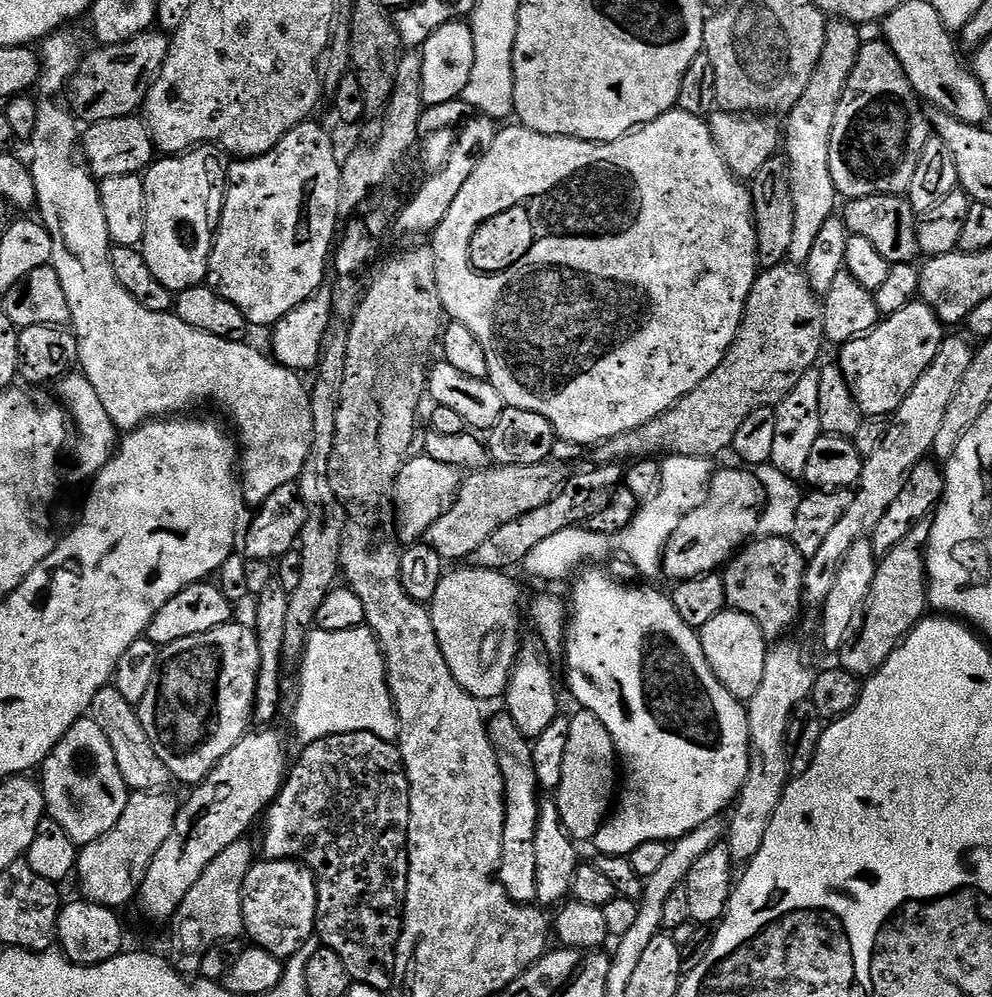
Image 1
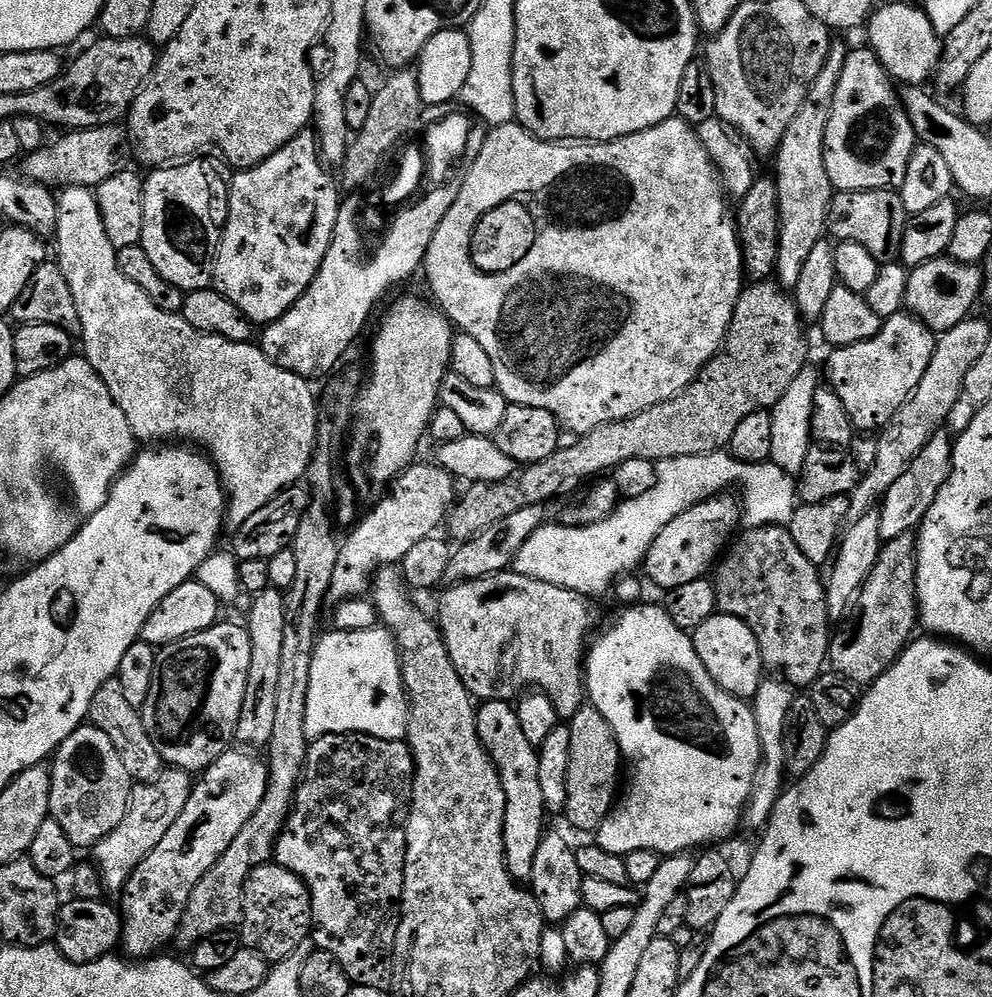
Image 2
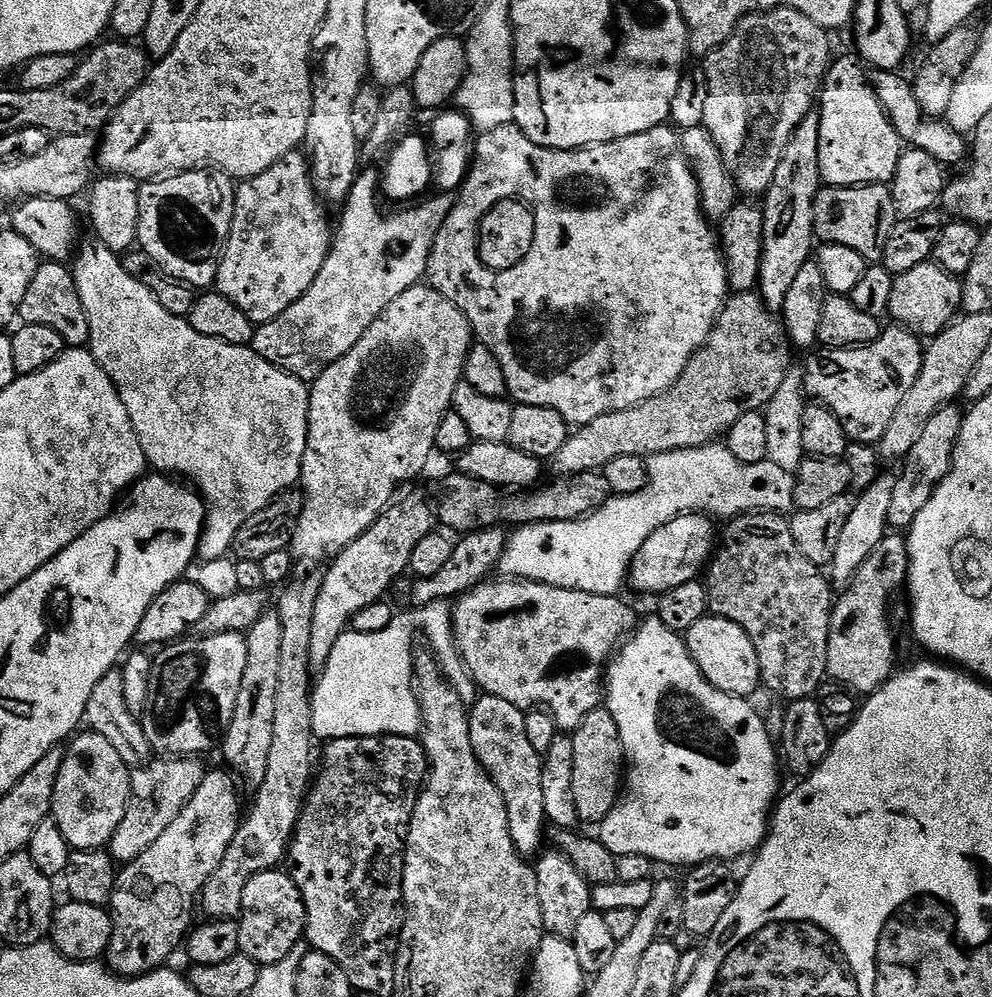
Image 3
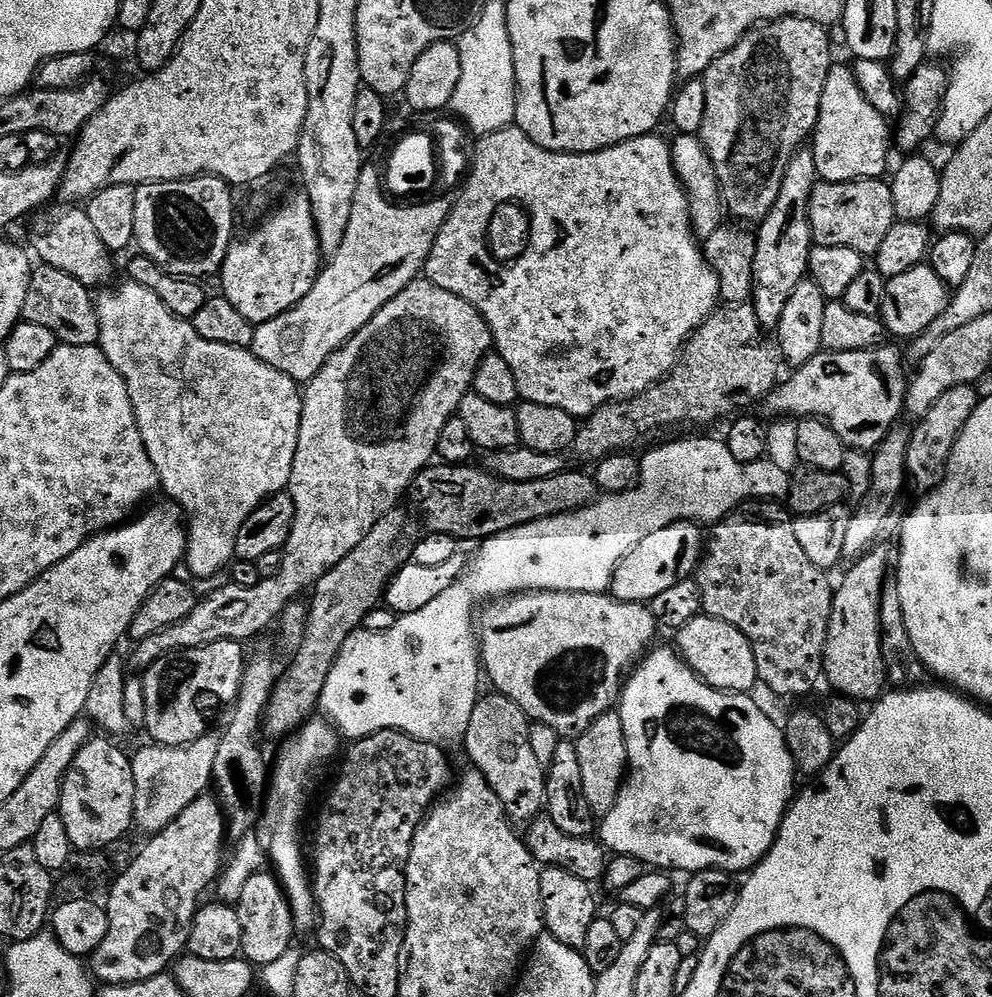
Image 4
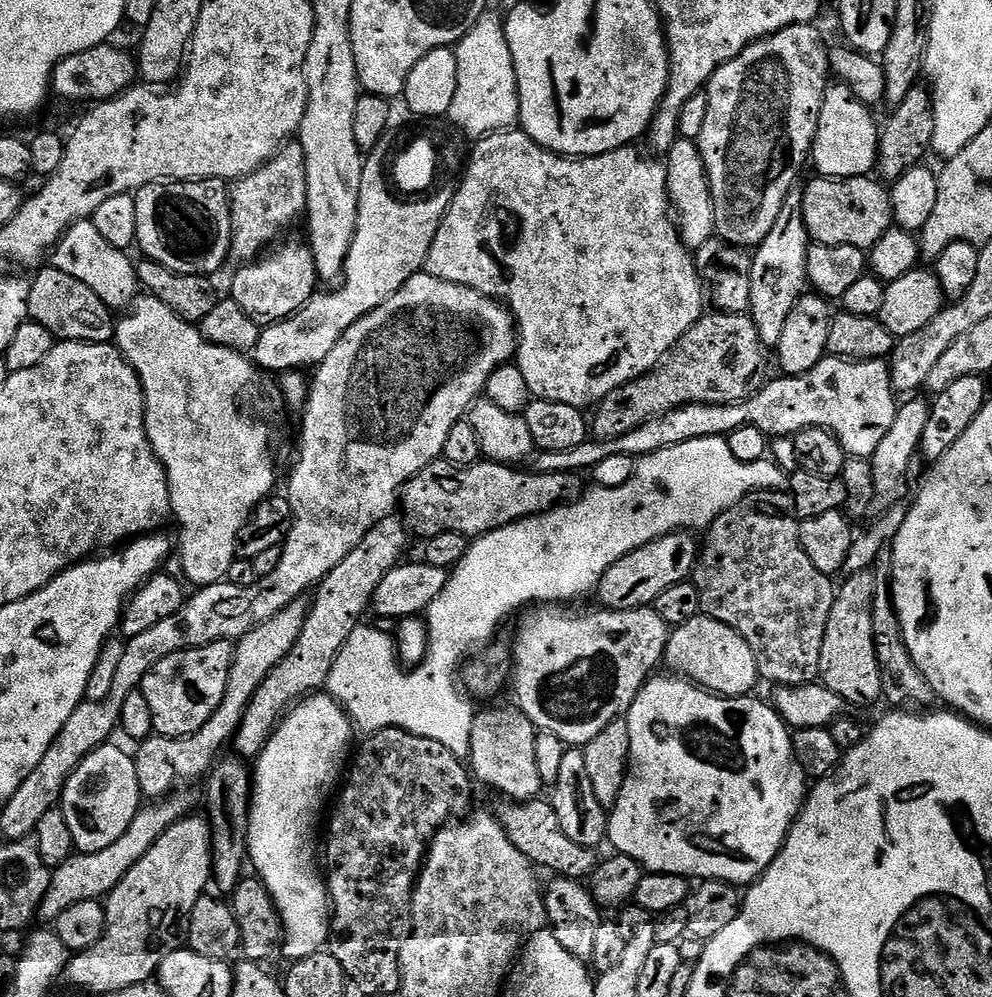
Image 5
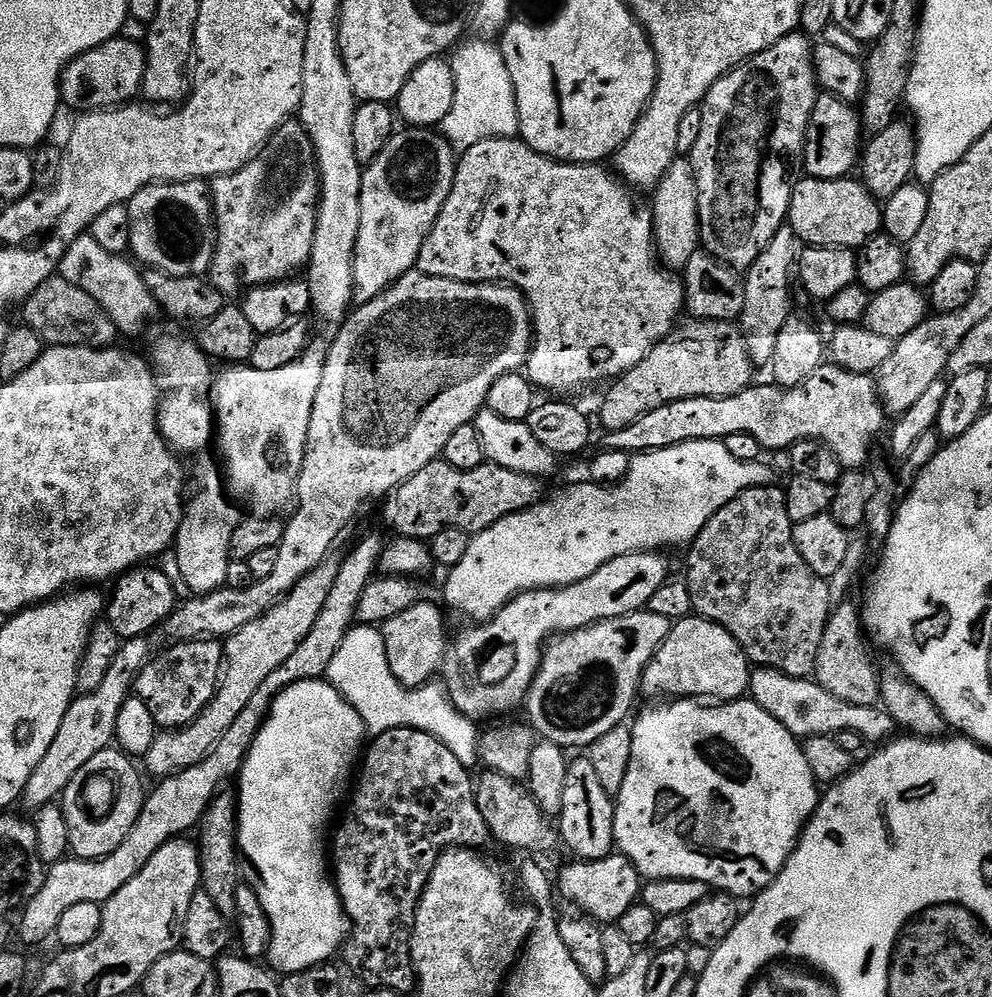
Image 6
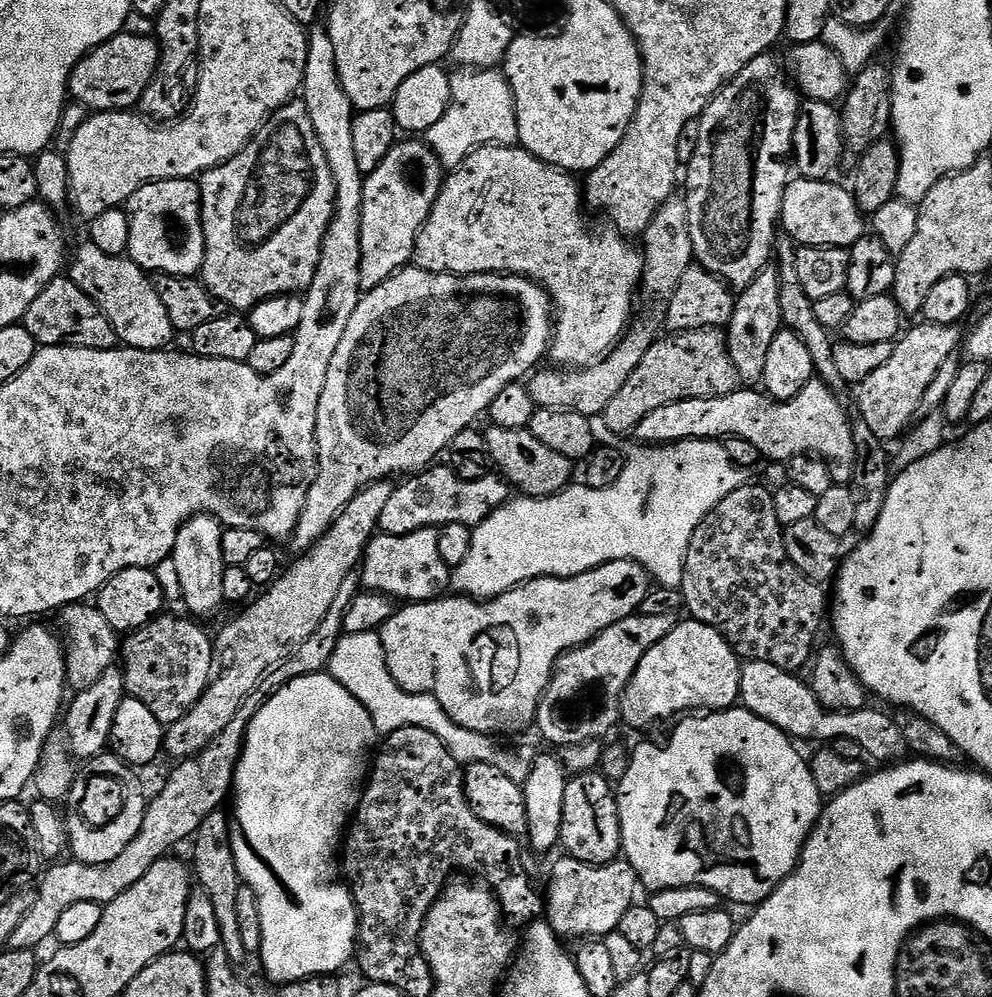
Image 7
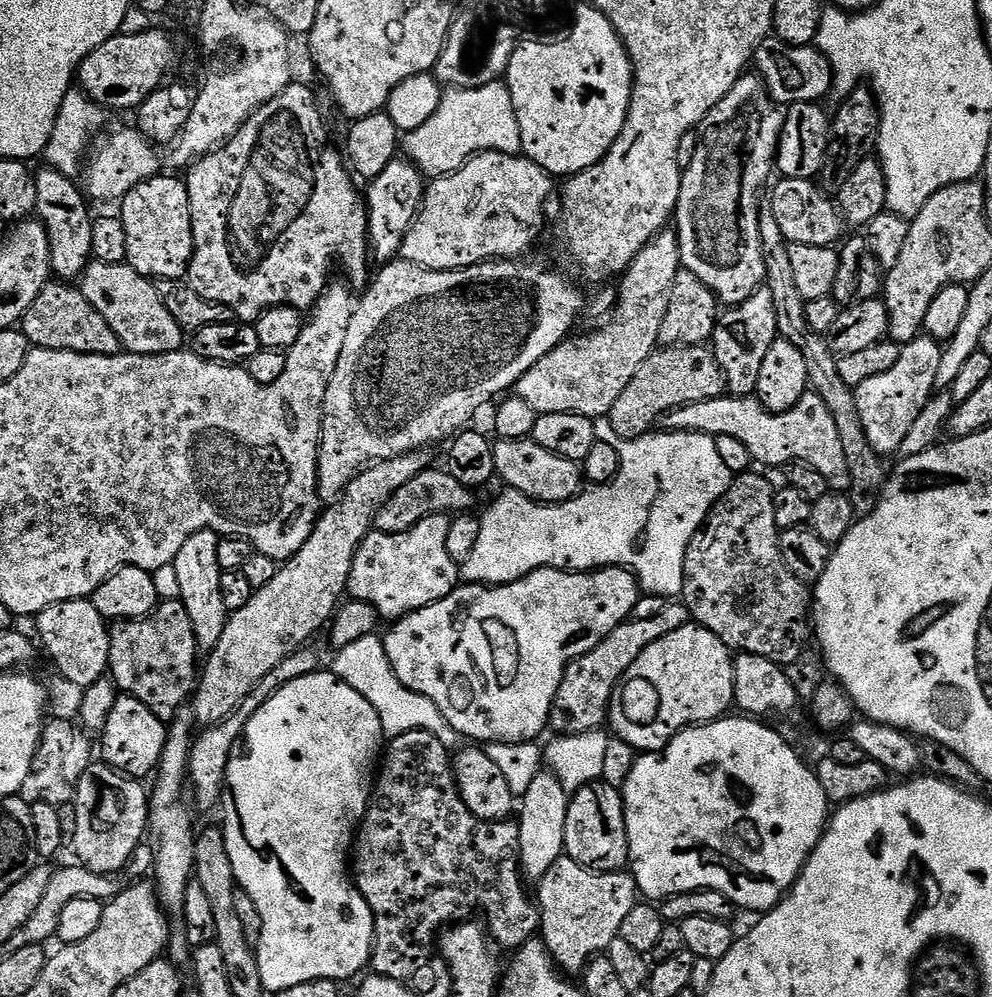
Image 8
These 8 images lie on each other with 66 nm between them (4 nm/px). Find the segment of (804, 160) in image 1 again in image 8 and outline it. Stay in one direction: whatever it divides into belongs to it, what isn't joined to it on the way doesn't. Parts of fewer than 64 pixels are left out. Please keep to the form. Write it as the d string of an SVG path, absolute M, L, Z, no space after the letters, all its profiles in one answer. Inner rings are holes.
M762 286L746 302L729 307L716 321L710 347L724 375L727 391L734 396L752 396L758 386L758 374L772 343L778 339L778 318L774 314L774 297Z

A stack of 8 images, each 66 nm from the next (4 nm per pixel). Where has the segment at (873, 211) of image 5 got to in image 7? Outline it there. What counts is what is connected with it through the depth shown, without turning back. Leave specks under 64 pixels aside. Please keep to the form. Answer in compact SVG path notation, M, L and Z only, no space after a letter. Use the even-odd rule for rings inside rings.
M789 179L782 194L782 210L779 227L802 248L846 248L852 247L858 238L866 234L866 216L856 204L847 187L832 184L831 179Z

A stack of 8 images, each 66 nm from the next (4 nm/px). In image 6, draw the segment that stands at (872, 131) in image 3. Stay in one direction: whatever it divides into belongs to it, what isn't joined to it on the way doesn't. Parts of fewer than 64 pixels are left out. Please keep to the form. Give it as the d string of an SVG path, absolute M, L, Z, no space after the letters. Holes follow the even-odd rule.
M827 94L817 95L816 105L812 111L812 117L808 123L808 133L804 135L804 166L803 171L808 176L813 176L819 180L843 180L849 175L848 172L857 167L862 155L862 125L857 109L844 100L839 100L837 96Z

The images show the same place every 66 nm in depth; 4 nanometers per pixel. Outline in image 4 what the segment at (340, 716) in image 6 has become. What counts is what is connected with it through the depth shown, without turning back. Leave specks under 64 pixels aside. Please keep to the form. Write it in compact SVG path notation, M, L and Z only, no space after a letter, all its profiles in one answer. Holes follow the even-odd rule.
M309 719L287 741L289 744L285 746L284 753L277 758L276 764L274 760L274 767L270 772L270 791L267 793L266 807L262 812L263 823L264 820L268 823L268 832L272 835L266 840L270 864L280 883L284 885L292 913L296 916L296 927L300 930L310 927L311 924L313 927L318 920L310 868L309 865L308 868L304 865L304 852L300 849L300 815L303 814L304 803L308 800L308 775L319 764L326 763L335 754L336 747L342 743L335 727L327 719L316 719Z

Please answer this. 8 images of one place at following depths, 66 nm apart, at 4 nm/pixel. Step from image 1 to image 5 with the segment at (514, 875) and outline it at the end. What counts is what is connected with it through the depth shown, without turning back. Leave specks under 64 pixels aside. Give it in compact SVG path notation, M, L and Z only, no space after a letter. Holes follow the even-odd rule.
M519 707L488 708L473 715L468 764L473 777L506 795L509 801L537 799L544 785L538 774L535 745L538 730Z

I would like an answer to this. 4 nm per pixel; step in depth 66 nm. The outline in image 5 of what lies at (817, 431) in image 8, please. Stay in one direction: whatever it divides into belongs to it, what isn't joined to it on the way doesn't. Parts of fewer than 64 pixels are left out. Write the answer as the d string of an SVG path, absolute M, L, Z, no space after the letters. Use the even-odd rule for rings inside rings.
M825 355L823 360L801 376L781 375L780 380L769 379L759 392L753 394L748 400L740 404L687 404L681 408L675 408L659 416L656 420L646 422L638 426L638 430L630 430L630 434L622 434L622 438L613 440L598 440L589 438L582 446L574 446L574 450L550 450L549 452L537 451L531 457L530 464L538 472L575 472L583 473L598 466L598 462L605 458L611 458L614 454L626 454L627 456L649 456L663 448L678 446L682 442L690 442L707 436L727 437L728 433L738 430L749 424L758 430L762 430L769 438L793 437L796 433L807 428L824 428L842 446L849 457L857 460L871 458L874 450L882 442L882 438L890 431L890 425L898 411L898 396L892 387L892 369L887 359L883 360L843 360L841 356Z

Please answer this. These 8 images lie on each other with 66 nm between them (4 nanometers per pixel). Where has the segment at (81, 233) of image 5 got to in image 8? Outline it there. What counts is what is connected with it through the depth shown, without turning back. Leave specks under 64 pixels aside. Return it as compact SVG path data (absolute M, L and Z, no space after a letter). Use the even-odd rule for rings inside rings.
M93 259L80 275L78 281L80 292L106 318L110 330L118 334L121 345L134 354L149 356L150 354L170 354L181 351L186 344L184 329L170 318L170 310L162 306L162 298L158 294L155 283L149 277L138 274L126 262L111 264Z

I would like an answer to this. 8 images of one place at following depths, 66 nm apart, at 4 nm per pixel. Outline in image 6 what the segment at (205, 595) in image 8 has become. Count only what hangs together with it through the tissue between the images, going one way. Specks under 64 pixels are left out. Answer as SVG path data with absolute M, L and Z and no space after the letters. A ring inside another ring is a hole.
M219 467L202 469L196 476L196 484L200 487L200 493L187 501L180 528L176 531L174 555L178 570L182 570L182 578L186 578L189 593L205 596L227 585L226 570L232 560L232 529L240 523L242 512L226 495L226 485Z

